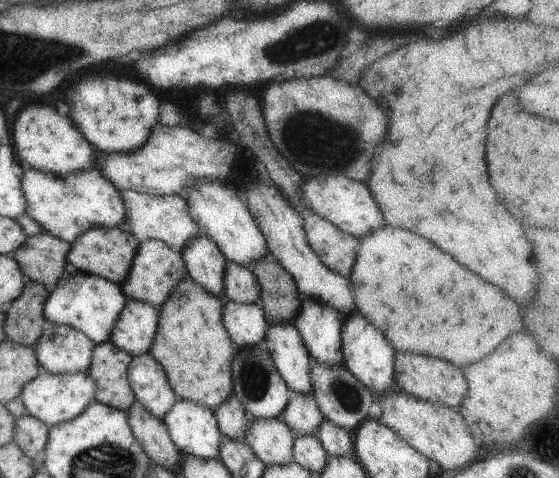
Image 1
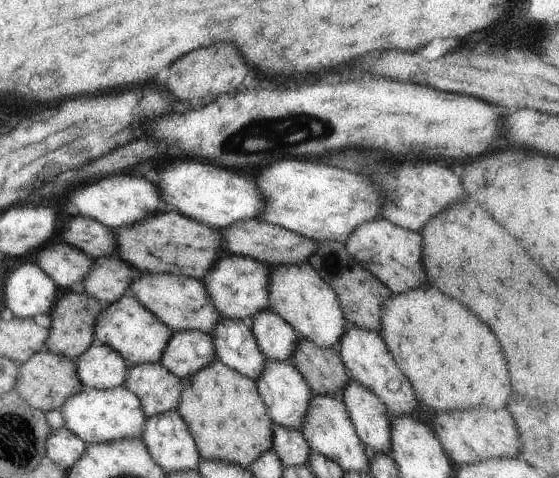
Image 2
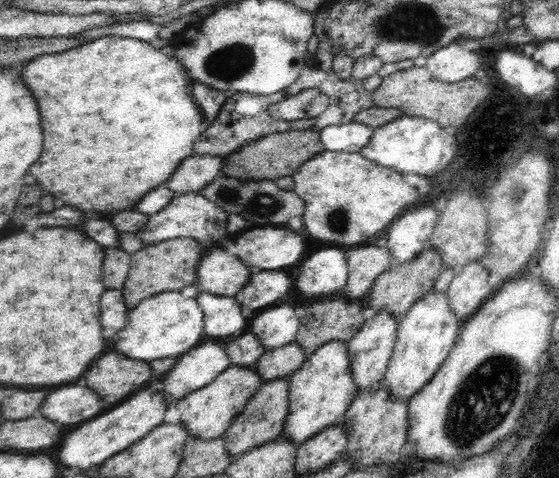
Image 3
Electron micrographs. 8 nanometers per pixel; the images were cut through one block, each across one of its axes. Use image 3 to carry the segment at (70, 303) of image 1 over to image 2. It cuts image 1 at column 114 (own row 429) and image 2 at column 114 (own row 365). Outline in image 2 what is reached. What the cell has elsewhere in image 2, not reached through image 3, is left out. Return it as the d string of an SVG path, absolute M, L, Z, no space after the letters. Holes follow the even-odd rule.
M128 293L124 294L120 300L107 304L106 308L98 314L97 324L94 324L94 342L118 352L129 367L159 362L172 334L173 330L170 330L166 324L158 320L157 316Z

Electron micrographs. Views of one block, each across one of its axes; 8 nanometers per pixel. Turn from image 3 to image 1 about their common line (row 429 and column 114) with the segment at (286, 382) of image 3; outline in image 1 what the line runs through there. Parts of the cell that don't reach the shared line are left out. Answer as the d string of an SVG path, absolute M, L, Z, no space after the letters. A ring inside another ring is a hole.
M125 227L90 228L90 230L82 232L82 236L78 236L70 244L70 252L66 252L66 260L72 270L94 274L94 276L106 278L106 280L120 285L125 282L126 276L130 272L138 246L138 240Z

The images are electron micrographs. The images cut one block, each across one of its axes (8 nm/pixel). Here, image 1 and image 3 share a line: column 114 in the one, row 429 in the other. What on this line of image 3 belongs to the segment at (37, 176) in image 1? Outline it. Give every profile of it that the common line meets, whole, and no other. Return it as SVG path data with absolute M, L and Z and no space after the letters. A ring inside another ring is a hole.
M230 365L213 382L187 394L180 399L176 408L180 411L180 423L186 427L188 436L202 440L212 440L222 437L224 431L234 422L234 419L244 410L249 398L262 386L259 373L253 367L241 368Z

